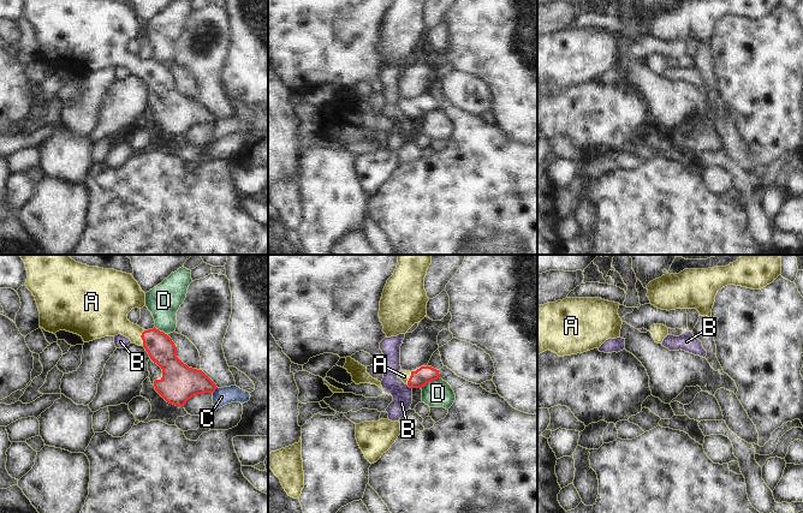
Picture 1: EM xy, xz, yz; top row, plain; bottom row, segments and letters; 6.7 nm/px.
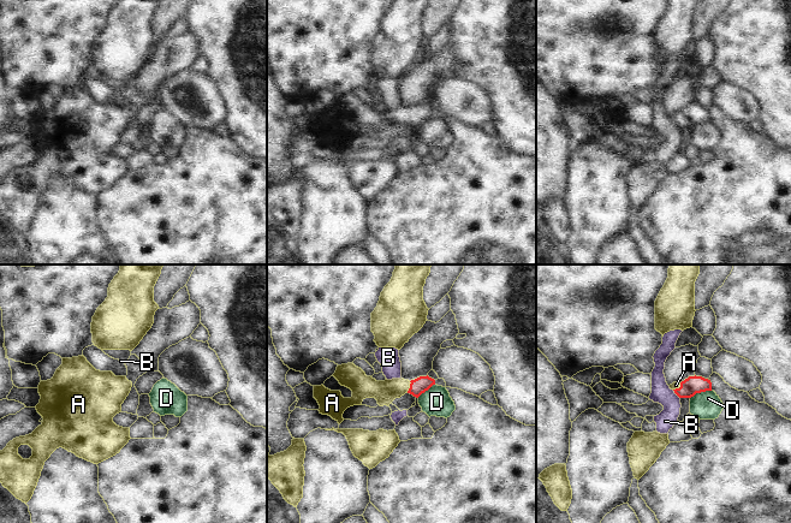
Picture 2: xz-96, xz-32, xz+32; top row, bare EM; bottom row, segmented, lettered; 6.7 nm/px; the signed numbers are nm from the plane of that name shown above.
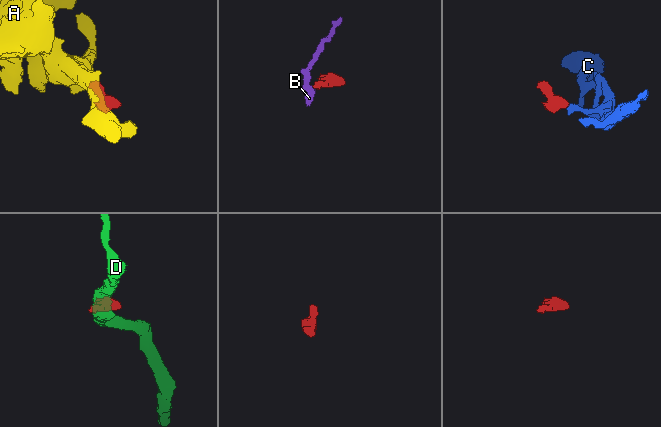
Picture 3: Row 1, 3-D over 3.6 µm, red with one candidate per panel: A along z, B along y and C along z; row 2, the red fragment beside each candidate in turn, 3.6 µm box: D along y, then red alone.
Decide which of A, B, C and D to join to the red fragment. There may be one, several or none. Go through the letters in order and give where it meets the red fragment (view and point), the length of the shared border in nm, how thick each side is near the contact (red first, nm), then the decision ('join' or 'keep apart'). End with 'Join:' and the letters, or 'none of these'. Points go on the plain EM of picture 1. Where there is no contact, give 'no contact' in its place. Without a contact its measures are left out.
A: xy (141, 67) | 110 nm | 190/240 nm | join
B: xz (409, 117) | 50 nm | 120/140 nm | keep apart
C: xy (214, 121) | 50 nm | 240/120 nm | keep apart
D: xz (429, 112) | 150 nm | 120/180 nm | keep apart
Join: A

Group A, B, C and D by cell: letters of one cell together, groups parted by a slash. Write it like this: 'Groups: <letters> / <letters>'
Groups: A / B / C / D.

